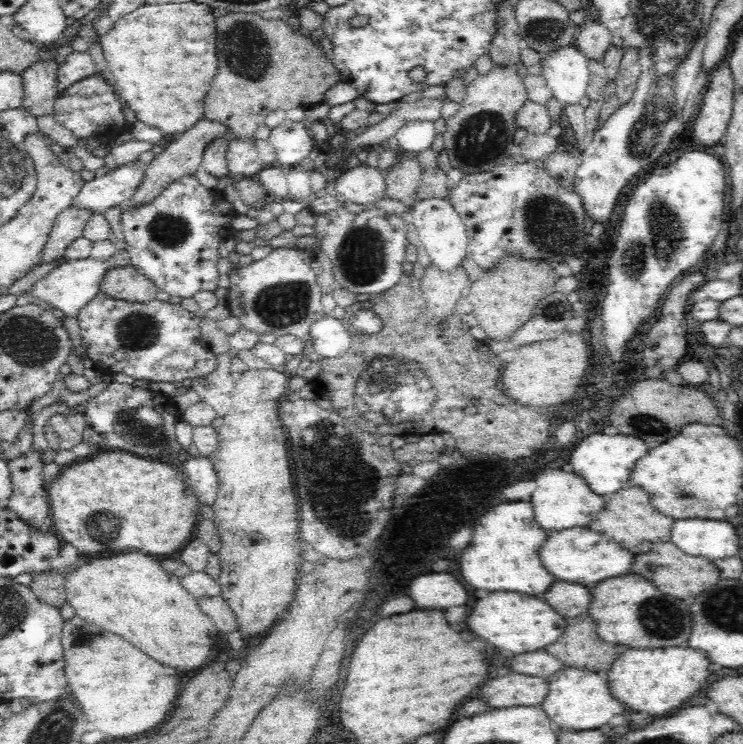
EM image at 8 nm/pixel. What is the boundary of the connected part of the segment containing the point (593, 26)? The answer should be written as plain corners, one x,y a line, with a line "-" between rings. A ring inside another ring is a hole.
595,21
585,22
577,31
574,46
588,60
602,61
604,52
612,45
608,27

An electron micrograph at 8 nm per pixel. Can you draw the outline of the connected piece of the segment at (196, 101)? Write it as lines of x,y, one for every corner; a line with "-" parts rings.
196,1
144,4
119,18
102,36
103,55
110,67
113,85
136,112
136,120
160,128
163,134
182,134
203,119
204,96
212,84
212,76
218,70
216,18
210,5
198,4

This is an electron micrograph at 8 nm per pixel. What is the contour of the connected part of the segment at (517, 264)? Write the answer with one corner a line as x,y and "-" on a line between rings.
510,254
510,256
504,256
494,268
486,270
477,281
470,282
469,295
466,298
473,307
472,312
477,318
479,326
486,332
487,340
510,338
518,328
522,328
522,324
526,324
526,321
534,316
538,302
556,292
554,286
556,286
558,278
559,276
554,272
552,264
548,264
545,260
524,260
521,256

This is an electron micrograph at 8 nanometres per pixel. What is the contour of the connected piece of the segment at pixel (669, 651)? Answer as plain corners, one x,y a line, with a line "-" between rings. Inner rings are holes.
652,648
652,650
626,650
624,660
610,666
608,682
616,700
634,712
652,716
672,714
684,700
696,696
710,682
710,660
704,652
692,648

